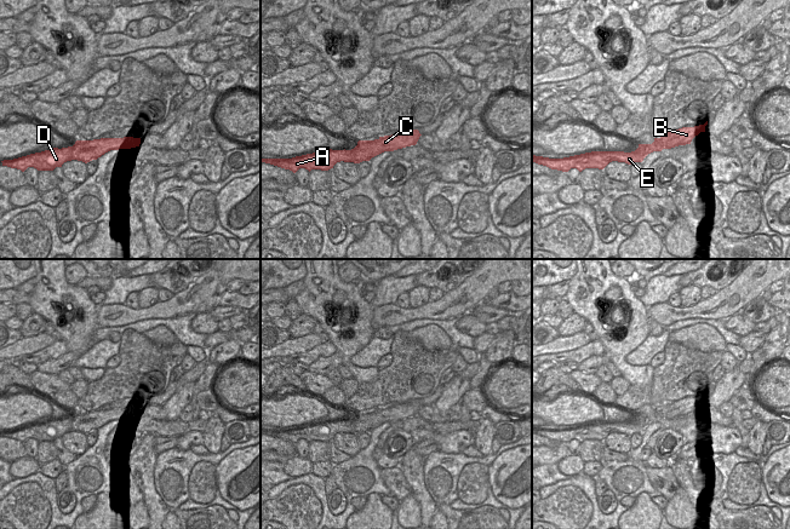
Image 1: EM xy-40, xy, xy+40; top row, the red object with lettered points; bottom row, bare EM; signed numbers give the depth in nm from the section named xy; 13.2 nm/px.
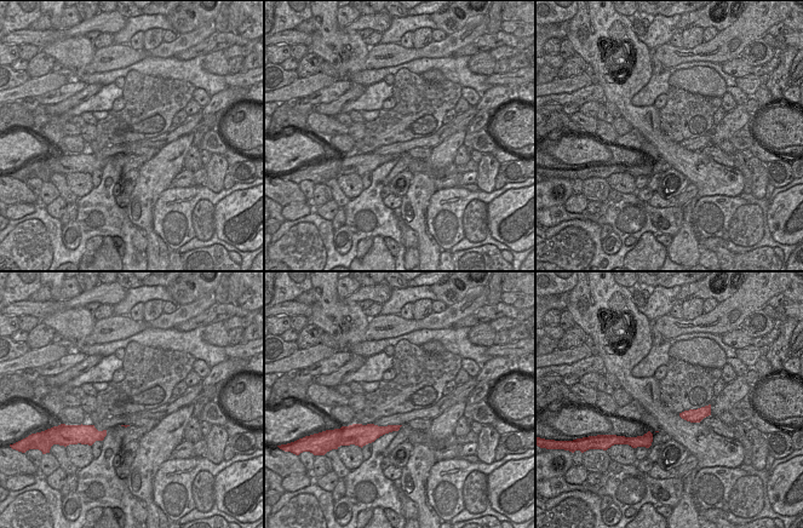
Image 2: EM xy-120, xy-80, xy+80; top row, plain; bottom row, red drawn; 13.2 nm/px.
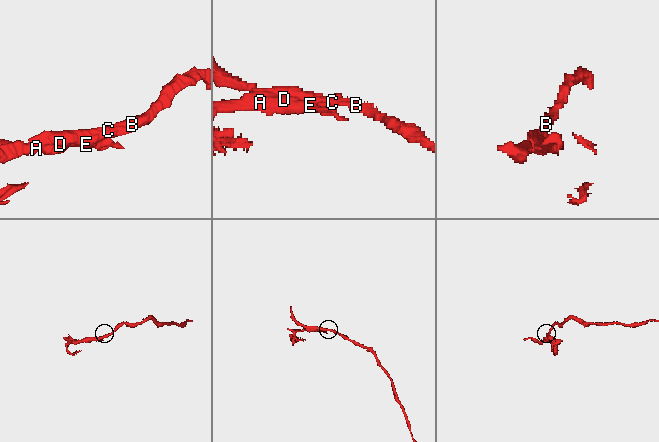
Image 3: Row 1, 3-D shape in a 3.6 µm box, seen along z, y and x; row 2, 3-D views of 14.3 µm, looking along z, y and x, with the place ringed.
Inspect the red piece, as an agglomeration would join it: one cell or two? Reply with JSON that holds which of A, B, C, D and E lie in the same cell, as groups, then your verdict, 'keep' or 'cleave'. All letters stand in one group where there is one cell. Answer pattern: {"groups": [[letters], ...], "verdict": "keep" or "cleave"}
{"groups": [["A", "D", "E"], ["B", "C"]], "verdict": "cleave"}

